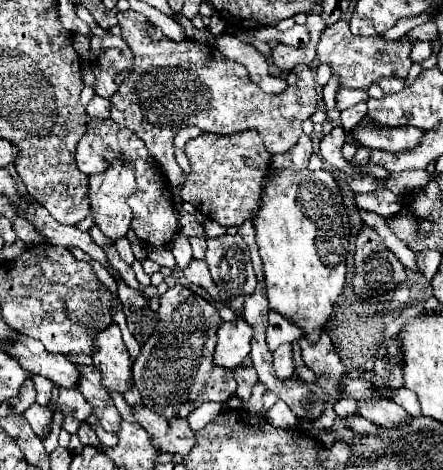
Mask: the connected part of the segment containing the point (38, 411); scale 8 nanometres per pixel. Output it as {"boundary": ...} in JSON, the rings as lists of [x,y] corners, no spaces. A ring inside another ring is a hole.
{"boundary":[[[34,403],[30,409],[24,411],[24,417],[40,439],[48,437],[48,427],[50,427],[50,421],[52,421],[52,411],[48,407]]]}

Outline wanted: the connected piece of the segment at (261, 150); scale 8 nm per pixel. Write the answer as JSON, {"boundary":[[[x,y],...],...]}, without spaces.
{"boundary":[[[246,131],[238,135],[202,133],[186,143],[184,153],[190,161],[190,175],[182,185],[180,197],[192,203],[196,211],[224,227],[242,225],[246,219],[250,219],[262,193],[262,175],[270,163],[270,153],[266,151],[258,131]]]}

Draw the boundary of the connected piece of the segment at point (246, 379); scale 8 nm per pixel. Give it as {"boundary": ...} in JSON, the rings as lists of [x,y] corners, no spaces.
{"boundary":[[[238,367],[234,369],[234,377],[238,381],[238,389],[236,389],[236,395],[242,397],[244,401],[250,399],[252,395],[252,387],[258,383],[258,373],[254,371],[254,367]]]}

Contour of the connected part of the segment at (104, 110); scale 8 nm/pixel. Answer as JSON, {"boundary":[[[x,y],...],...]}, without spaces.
{"boundary":[[[94,95],[92,101],[86,107],[90,117],[98,117],[98,119],[108,119],[110,117],[110,99],[104,99],[100,95]]]}

